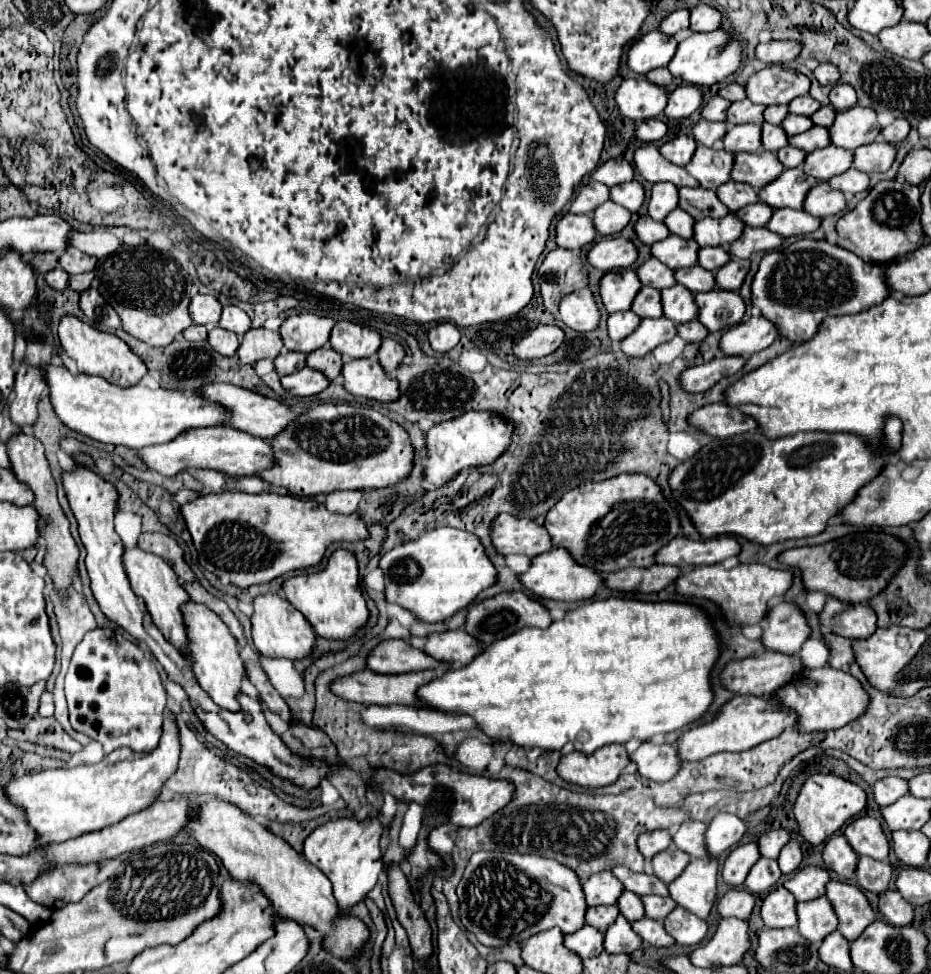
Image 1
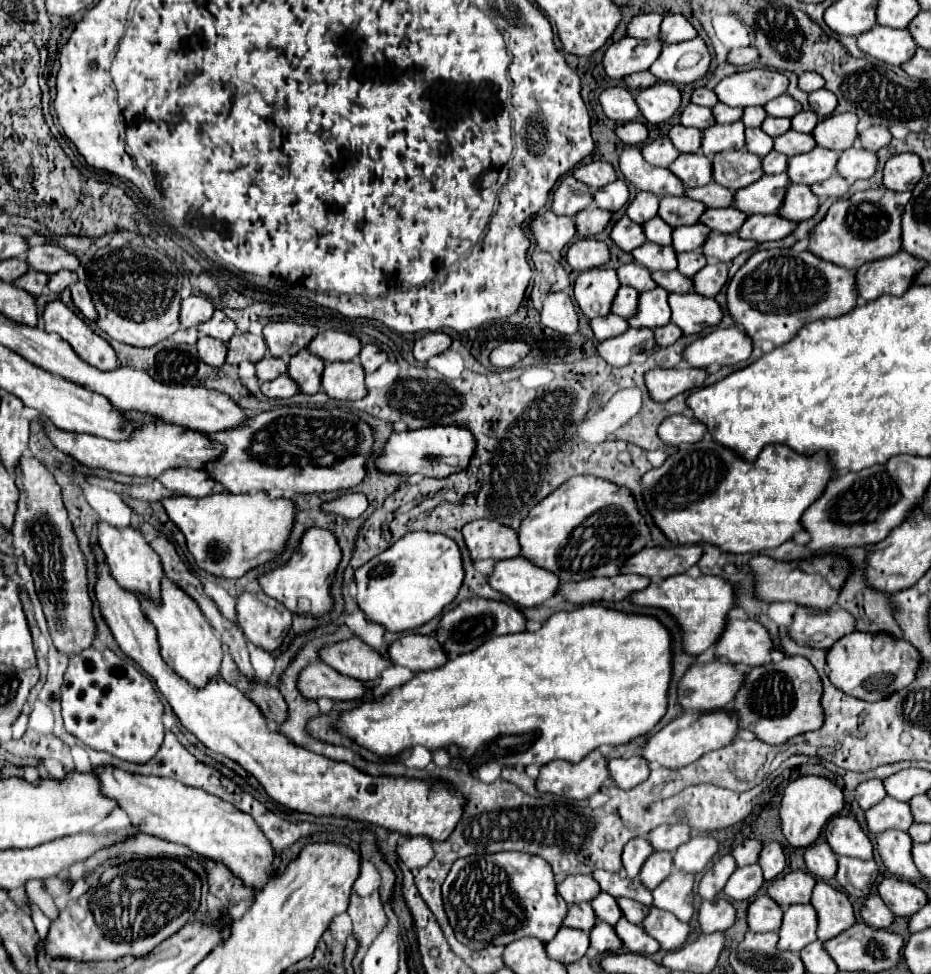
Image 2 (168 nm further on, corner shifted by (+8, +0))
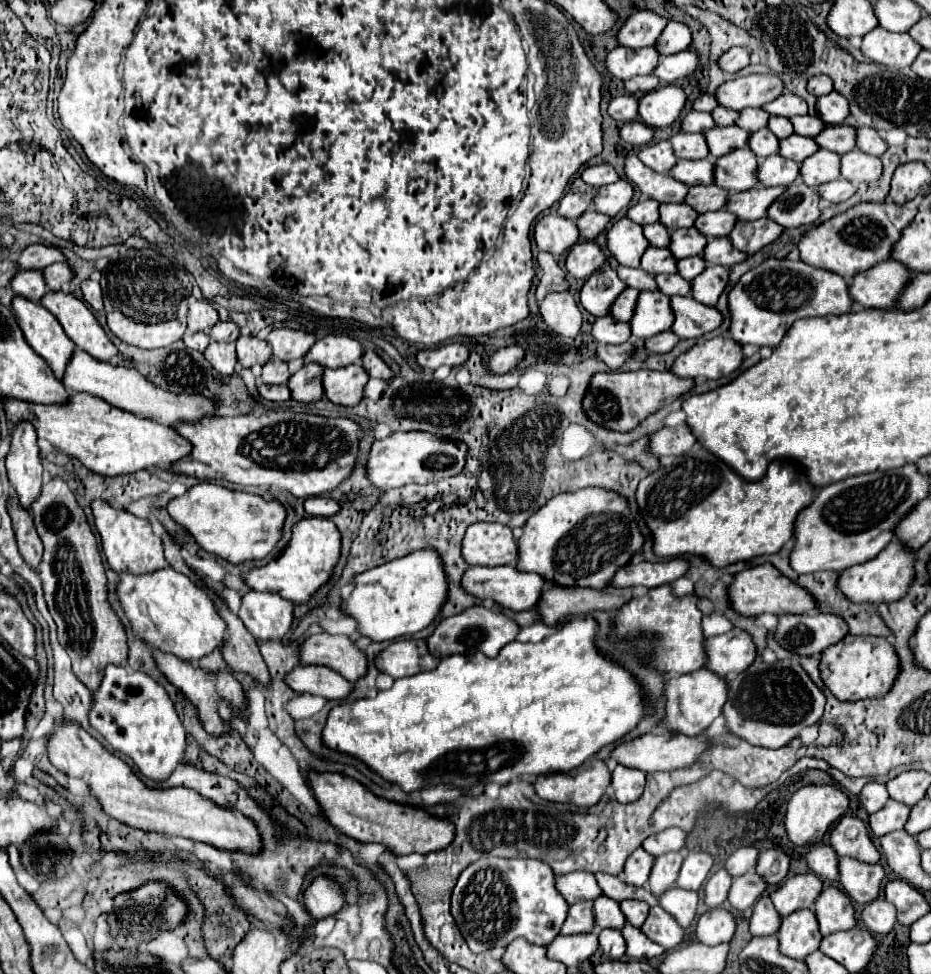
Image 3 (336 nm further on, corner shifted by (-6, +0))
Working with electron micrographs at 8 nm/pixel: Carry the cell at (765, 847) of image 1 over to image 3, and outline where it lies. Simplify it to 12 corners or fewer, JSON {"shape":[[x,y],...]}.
{"shape":[[754,846],[738,848],[726,870],[738,878],[754,870],[760,850]]}

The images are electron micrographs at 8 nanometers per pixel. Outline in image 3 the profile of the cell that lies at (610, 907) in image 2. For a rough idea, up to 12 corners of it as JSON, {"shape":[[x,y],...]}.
{"shape":[[606,896],[594,900],[598,928],[626,924],[618,902]]}

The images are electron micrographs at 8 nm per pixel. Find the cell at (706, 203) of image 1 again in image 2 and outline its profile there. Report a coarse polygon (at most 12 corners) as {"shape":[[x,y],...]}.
{"shape":[[688,196],[660,198],[658,216],[672,228],[696,224],[706,208]]}

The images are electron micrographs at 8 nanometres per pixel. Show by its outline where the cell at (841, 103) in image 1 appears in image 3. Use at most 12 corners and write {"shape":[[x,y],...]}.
{"shape":[[838,92],[818,98],[818,116],[830,126],[848,116],[848,100]]}

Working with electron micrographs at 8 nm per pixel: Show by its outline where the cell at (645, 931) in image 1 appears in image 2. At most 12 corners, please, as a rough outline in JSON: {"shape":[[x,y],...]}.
{"shape":[[620,918],[614,930],[628,952],[648,956],[660,948],[640,926]]}

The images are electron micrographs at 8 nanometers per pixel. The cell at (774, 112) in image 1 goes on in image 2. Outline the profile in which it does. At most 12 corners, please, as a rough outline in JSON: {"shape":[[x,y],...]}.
{"shape":[[762,106],[746,108],[742,124],[760,126],[766,114]]}

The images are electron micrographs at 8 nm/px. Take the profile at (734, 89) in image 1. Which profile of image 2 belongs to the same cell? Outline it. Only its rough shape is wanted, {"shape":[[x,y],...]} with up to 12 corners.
{"shape":[[698,88],[690,98],[698,106],[712,108],[718,104],[716,94]]}

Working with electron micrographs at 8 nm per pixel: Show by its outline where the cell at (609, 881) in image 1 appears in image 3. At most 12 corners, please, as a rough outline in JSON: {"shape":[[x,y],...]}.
{"shape":[[590,872],[556,878],[568,904],[596,900],[602,890]]}

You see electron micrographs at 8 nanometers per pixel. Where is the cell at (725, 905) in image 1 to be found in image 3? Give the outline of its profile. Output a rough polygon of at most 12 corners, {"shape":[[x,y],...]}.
{"shape":[[722,906],[698,918],[702,944],[730,942],[736,918]]}

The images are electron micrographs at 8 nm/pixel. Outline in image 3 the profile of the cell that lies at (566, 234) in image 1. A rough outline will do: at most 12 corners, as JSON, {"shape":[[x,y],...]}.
{"shape":[[552,210],[536,222],[540,250],[562,256],[580,240],[576,220]]}

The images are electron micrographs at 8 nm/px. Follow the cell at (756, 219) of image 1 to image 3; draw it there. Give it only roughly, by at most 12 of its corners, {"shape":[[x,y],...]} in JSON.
{"shape":[[726,208],[696,218],[704,236],[728,236],[734,228],[734,214]]}

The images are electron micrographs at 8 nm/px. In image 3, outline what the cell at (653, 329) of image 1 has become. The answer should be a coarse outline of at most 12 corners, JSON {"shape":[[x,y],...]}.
{"shape":[[598,344],[596,356],[608,368],[618,370],[636,346],[624,344]]}

